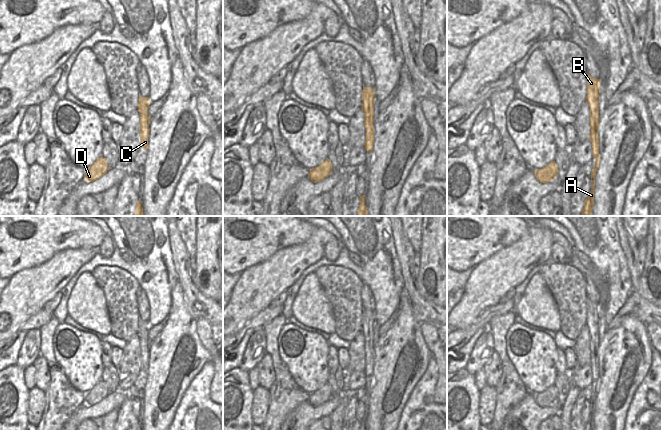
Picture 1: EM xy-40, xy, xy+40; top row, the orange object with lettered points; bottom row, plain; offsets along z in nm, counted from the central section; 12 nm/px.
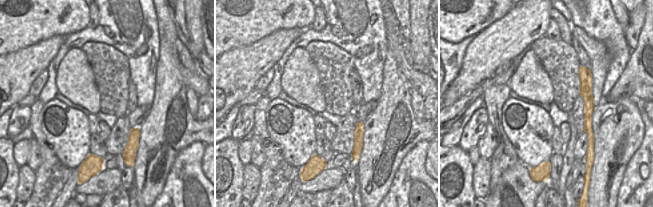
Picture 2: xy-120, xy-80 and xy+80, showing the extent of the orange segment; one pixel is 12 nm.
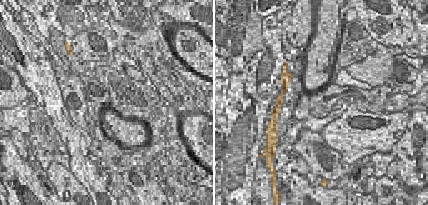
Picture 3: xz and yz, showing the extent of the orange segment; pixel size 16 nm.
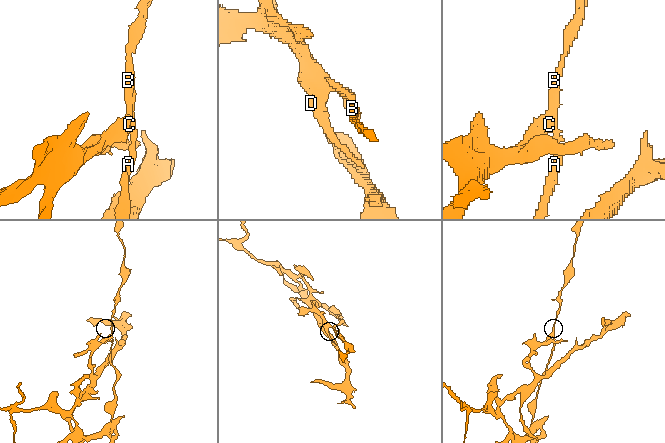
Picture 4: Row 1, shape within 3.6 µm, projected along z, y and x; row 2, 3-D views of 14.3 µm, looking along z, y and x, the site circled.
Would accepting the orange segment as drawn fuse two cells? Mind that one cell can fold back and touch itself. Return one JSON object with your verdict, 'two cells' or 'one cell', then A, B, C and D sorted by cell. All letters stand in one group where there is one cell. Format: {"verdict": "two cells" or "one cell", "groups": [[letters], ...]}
{"verdict": "two cells", "groups": [["A", "B"], ["C", "D"]]}

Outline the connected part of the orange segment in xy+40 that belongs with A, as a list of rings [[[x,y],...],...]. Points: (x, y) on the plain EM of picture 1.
[[[587,298],[587,320],[586,325],[590,331],[590,337],[596,339],[596,370],[592,373],[592,379],[595,381],[595,392],[592,393],[591,402],[592,411],[591,416],[588,419],[588,422],[584,426],[584,430],[593,430],[594,429],[594,410],[595,410],[595,400],[596,395],[600,388],[600,378],[599,378],[599,360],[598,360],[598,350],[599,350],[599,318],[600,318],[600,306],[601,303],[596,303]]]

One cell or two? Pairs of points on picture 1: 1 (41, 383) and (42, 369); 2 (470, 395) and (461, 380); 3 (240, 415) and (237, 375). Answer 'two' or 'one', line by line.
1: one
2: one
3: one

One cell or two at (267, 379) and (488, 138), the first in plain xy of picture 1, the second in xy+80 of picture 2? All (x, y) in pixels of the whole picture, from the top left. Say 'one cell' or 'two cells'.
one cell

